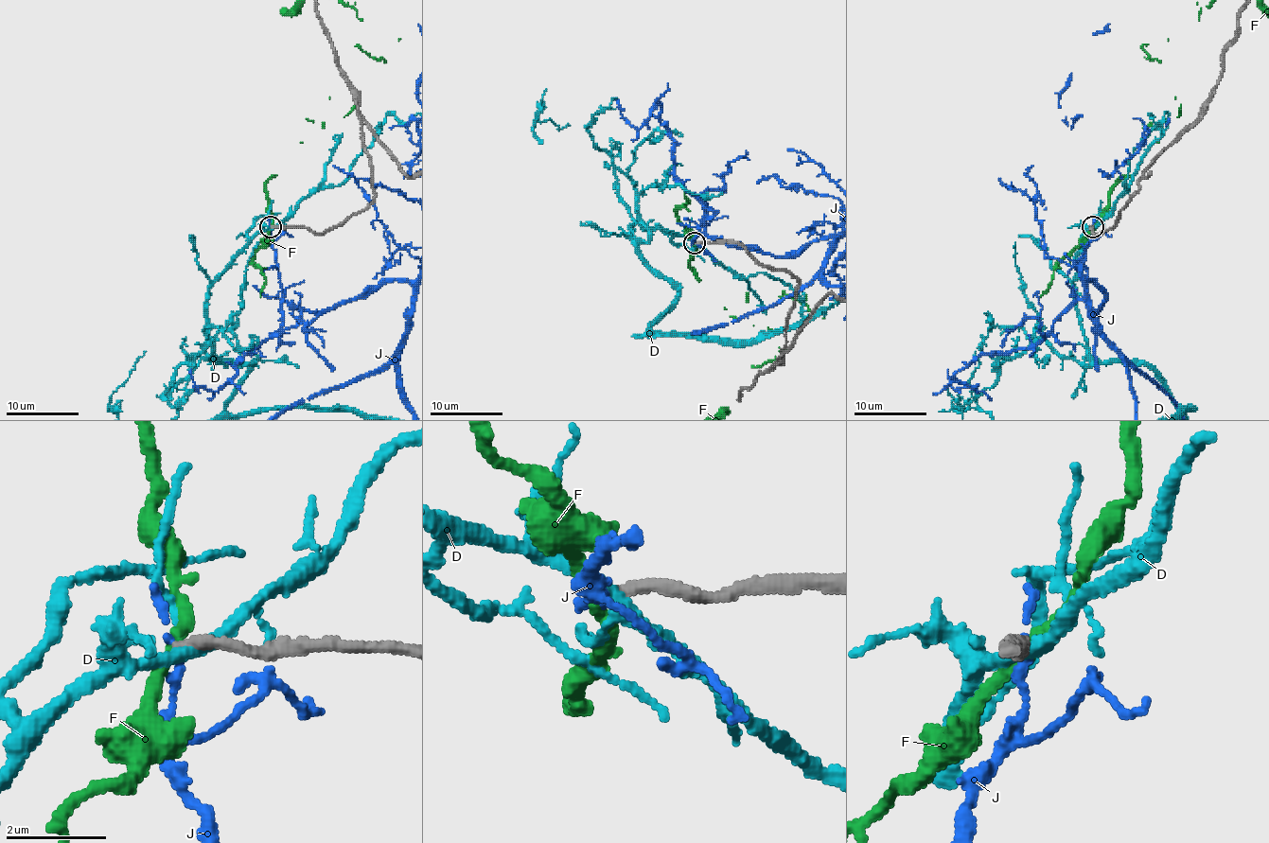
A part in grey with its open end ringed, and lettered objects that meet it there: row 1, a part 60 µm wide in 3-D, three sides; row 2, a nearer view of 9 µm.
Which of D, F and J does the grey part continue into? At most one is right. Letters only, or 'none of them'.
none of them

